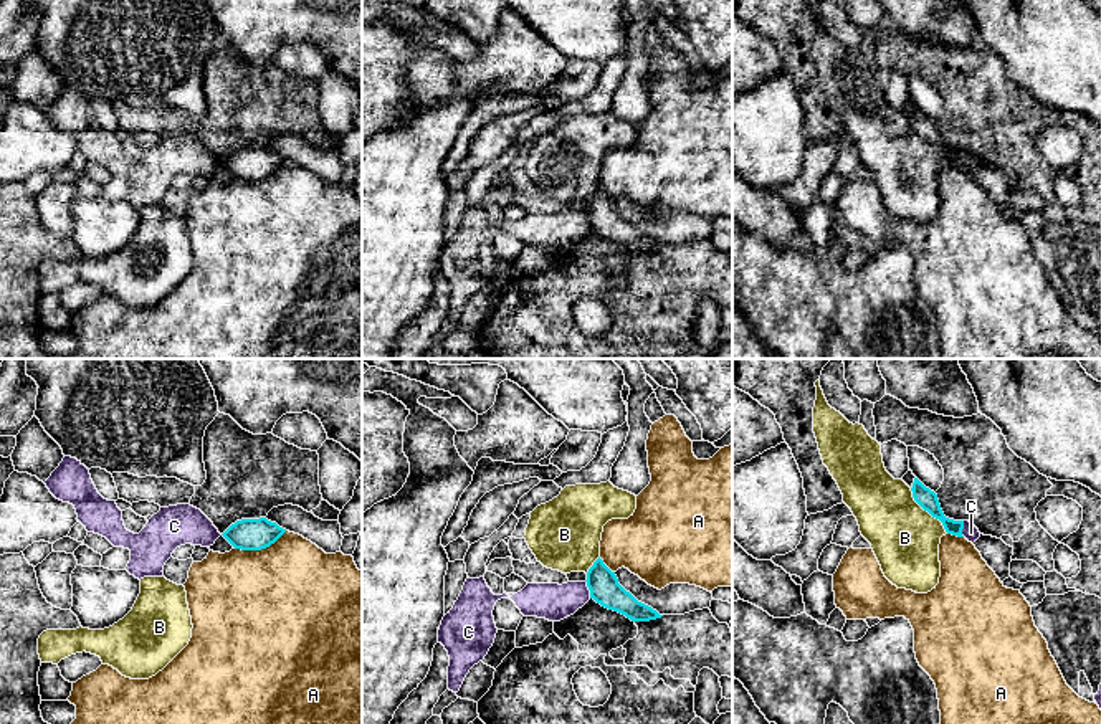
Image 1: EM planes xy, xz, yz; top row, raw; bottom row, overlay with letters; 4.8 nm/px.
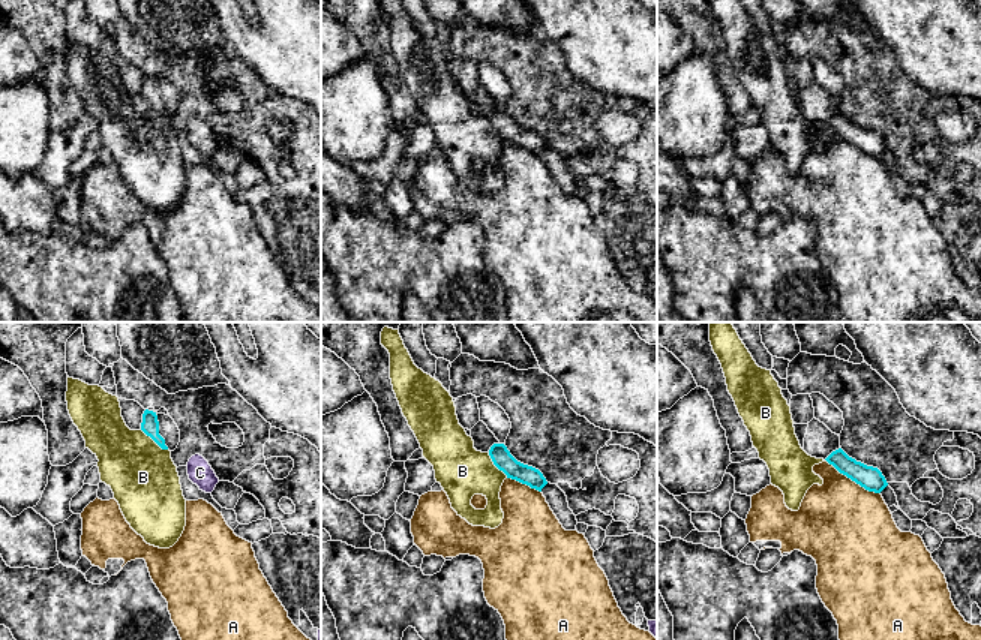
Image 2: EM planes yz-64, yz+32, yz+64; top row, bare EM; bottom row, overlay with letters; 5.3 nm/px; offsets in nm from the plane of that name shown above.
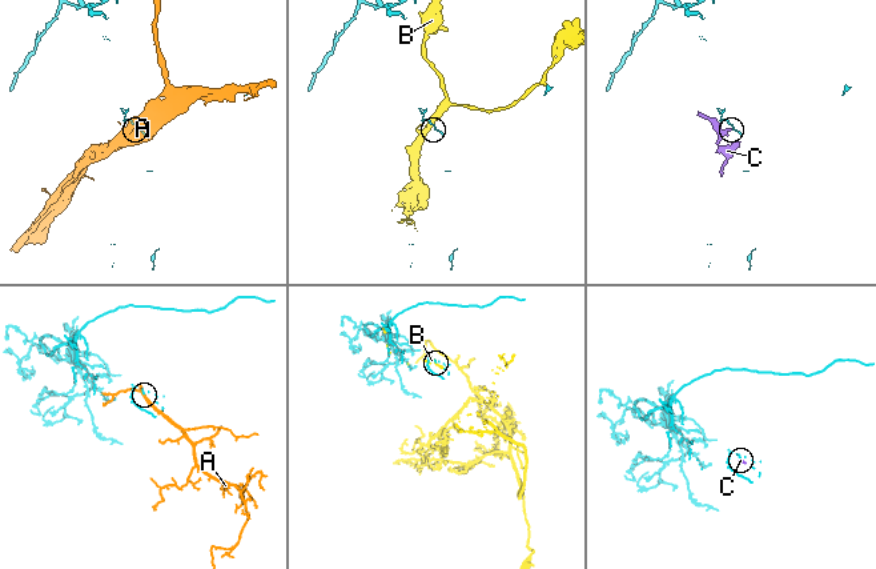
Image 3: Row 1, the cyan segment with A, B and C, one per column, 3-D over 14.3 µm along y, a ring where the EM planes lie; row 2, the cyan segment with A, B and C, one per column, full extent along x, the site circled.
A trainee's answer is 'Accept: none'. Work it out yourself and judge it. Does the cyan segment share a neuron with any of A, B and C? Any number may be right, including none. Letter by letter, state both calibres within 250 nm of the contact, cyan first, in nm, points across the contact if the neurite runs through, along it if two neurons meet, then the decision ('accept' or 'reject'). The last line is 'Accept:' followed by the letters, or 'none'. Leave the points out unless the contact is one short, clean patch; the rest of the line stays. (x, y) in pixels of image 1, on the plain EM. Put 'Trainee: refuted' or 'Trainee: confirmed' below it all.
A: 160 nm thick on the cyan side, 500 nm on the other; reject
B: 100 nm thick on the cyan side, 340 nm on the other; reject
C: 150 nm thick on the cyan side, 180 nm on the other; border along xz (586, 210), (591, 227); reject
Accept: none
Trainee: confirmed

